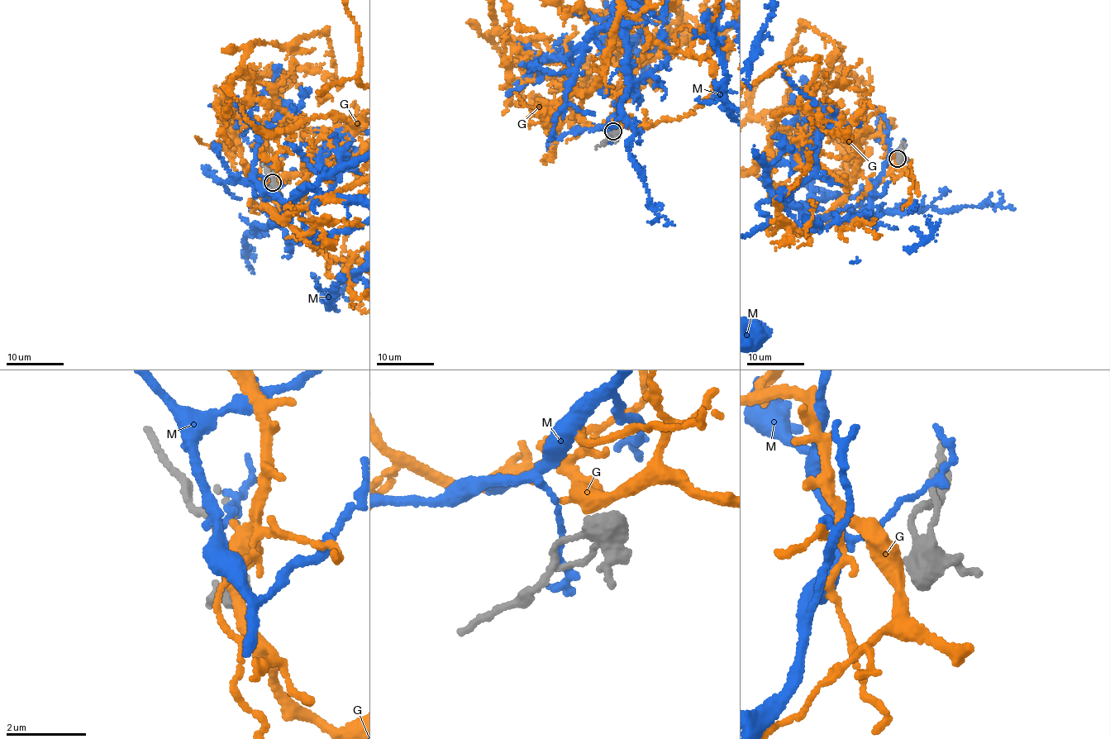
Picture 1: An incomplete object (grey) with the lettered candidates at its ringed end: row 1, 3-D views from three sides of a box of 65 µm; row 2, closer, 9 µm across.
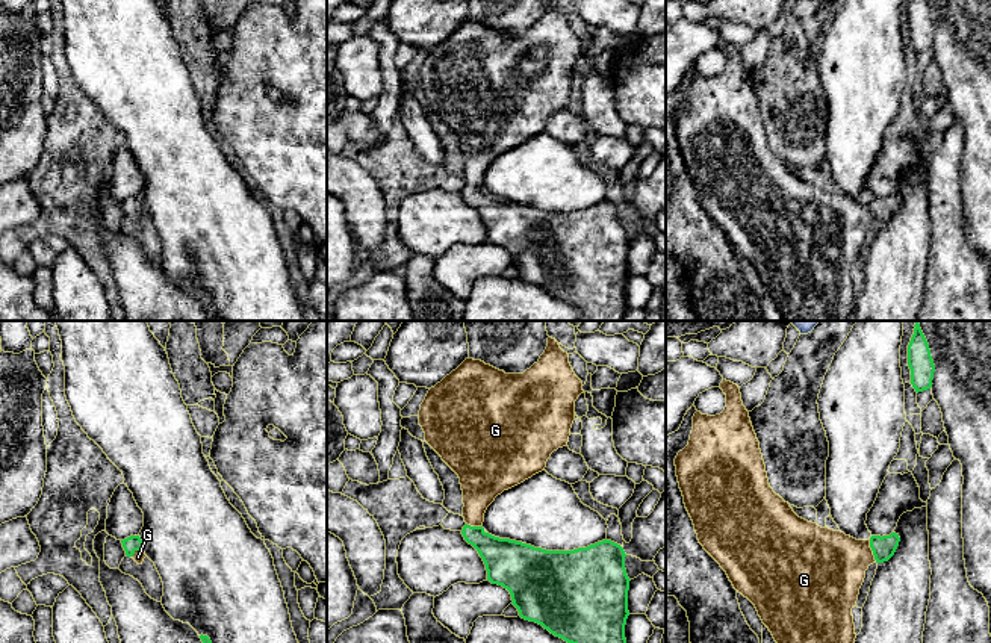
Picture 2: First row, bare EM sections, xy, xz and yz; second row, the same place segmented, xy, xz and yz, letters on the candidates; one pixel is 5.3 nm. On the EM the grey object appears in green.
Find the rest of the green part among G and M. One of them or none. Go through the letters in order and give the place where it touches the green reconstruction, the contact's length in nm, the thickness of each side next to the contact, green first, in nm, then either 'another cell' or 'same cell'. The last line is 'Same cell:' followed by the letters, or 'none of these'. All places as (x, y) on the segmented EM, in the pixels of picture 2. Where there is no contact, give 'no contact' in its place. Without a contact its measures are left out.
G: meets green in yz at (872, 549); contact 130 nm long; 120 nm thick on the green side, 380 nm on the other; same cell
M: no contact; another cell
Same cell: G

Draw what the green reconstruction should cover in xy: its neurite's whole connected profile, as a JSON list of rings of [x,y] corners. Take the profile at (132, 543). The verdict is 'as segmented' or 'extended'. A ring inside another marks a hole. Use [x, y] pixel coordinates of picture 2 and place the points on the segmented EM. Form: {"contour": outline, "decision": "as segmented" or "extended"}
{"contour": [[[130,536],[121,540],[123,548],[127,557],[132,557],[138,564],[142,564],[144,558],[147,557],[144,552],[144,545],[139,536]]], "decision": "extended"}

